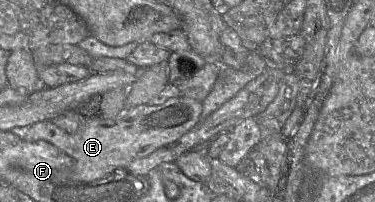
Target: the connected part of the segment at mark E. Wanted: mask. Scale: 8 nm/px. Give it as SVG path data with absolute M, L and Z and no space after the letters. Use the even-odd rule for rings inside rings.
M180 96L159 105L142 104L126 109L113 119L100 116L82 119L80 128L73 134L59 128L51 120L33 124L18 134L28 142L49 142L73 158L75 164L69 172L69 178L93 181L104 178L117 168L127 168L132 161L173 144L200 123L202 110L201 101Z

